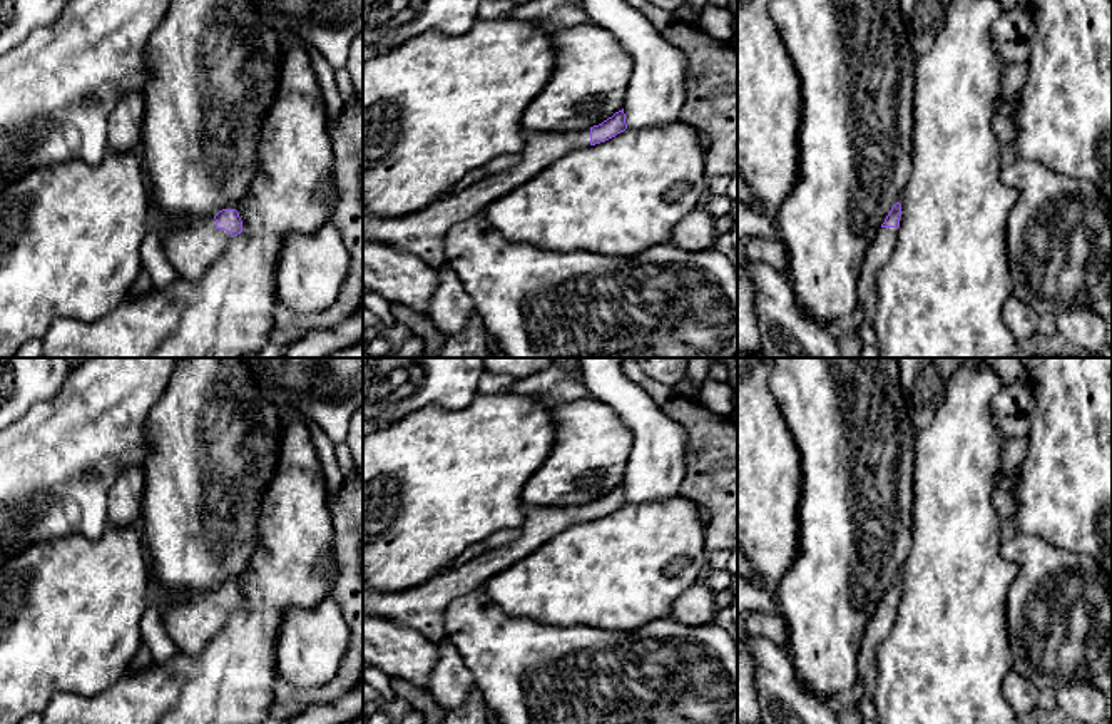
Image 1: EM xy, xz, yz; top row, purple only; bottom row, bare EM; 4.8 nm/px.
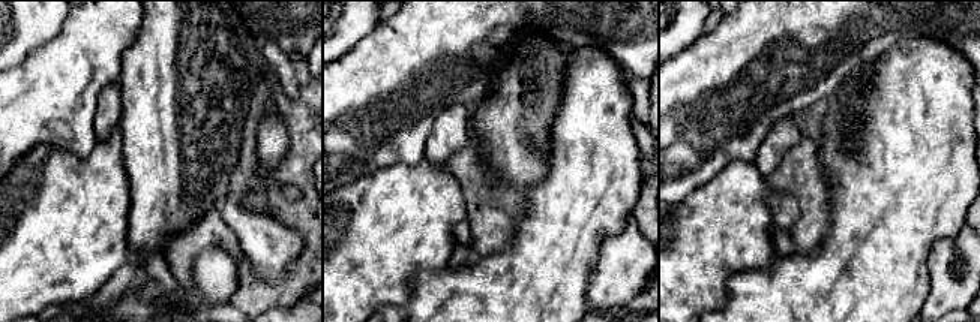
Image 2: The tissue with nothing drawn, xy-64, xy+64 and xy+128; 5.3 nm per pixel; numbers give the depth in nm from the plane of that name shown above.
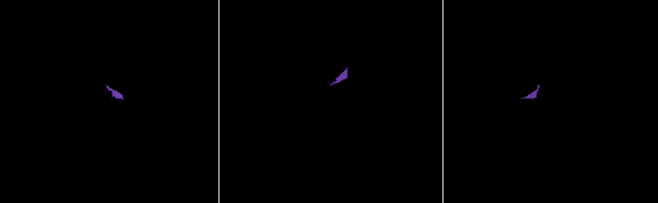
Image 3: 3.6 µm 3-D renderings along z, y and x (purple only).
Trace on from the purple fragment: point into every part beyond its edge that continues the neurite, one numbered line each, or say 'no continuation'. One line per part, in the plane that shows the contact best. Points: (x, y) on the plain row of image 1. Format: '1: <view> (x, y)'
1: xy (193, 621)

